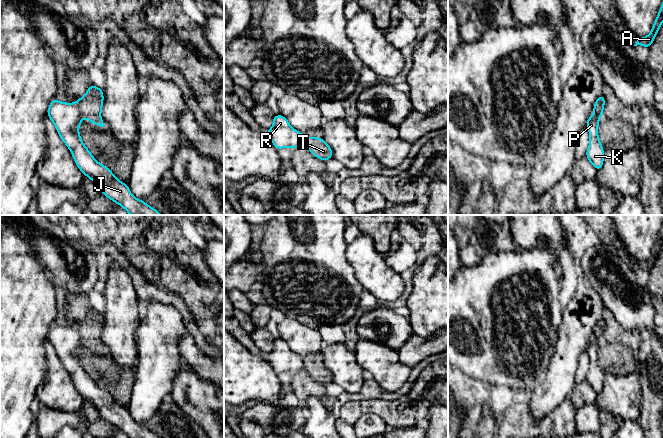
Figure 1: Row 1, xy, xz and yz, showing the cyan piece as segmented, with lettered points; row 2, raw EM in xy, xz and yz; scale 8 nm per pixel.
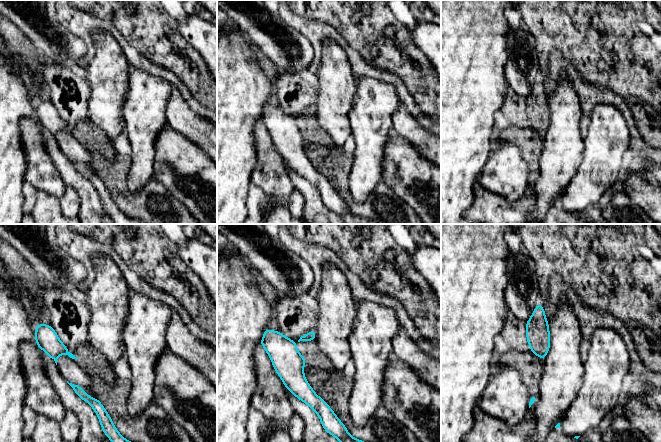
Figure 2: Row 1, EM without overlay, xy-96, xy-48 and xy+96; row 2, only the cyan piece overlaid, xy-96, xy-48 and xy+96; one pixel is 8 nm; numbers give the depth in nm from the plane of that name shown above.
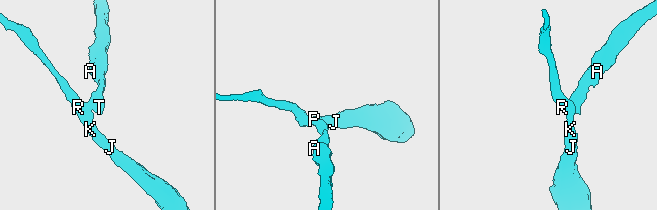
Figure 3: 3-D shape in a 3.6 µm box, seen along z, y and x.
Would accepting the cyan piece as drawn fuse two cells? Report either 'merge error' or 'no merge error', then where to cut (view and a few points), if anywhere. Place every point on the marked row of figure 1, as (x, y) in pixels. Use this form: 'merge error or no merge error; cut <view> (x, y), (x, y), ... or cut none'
merge error; cut xy (76, 103), (82, 115)

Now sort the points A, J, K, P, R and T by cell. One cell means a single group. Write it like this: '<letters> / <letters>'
A T / J K P R

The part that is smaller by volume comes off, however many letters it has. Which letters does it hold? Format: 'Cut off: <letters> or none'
Cut off: A, T

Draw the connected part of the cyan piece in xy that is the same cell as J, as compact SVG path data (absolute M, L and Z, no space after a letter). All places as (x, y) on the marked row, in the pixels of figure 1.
M53 99L50 101L47 116L55 125L60 138L71 150L77 167L106 197L119 204L130 215L162 215L143 200L135 198L128 185L118 180L108 167L100 164L82 143L78 131L82 115L77 103Z

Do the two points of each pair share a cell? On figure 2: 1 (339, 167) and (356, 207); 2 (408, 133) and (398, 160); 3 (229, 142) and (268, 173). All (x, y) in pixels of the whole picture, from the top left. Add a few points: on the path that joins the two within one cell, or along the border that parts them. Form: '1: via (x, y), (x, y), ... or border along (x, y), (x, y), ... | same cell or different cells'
1: via (339, 177), (340, 185), (346, 197) | same cell
2: border along (393, 132), (412, 144), (422, 156) | different cells
3: border along (255, 140), (255, 166), (250, 181) | different cells

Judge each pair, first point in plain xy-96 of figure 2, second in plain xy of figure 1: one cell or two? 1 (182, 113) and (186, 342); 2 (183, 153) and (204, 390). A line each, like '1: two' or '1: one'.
1: one
2: one

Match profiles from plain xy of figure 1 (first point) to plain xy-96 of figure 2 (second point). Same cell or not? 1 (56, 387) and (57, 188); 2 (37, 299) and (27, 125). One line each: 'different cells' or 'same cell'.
1: same cell
2: different cells

